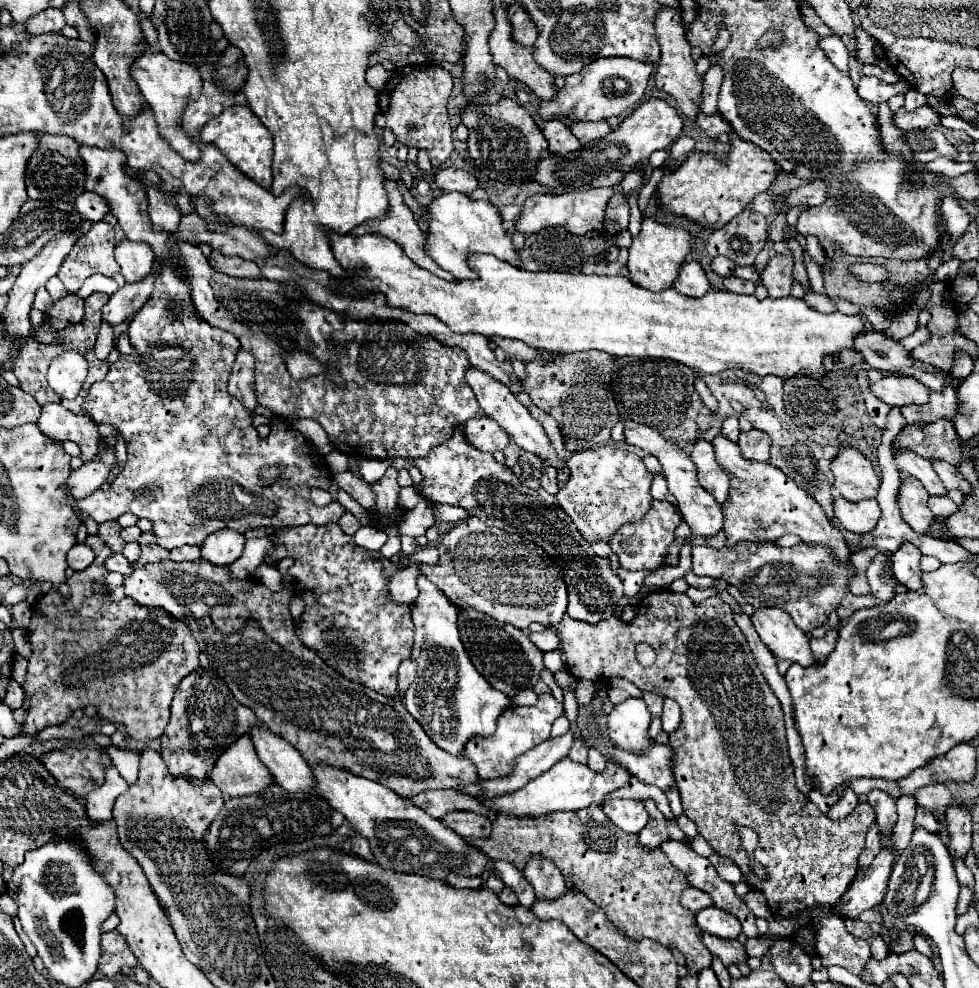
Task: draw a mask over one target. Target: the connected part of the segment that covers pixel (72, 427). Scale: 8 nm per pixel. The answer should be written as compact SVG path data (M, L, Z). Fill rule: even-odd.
M59 403L43 405L37 421L39 429L57 441L75 441L81 447L83 457L89 461L97 453L97 425L87 415L75 415Z

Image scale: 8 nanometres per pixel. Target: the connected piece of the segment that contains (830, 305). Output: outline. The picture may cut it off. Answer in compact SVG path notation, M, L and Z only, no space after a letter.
M807 289L807 291L805 291L803 301L805 301L805 303L809 303L813 309L817 309L817 311L821 311L821 313L833 313L833 311L837 311L835 303L833 303L827 295L815 293L813 289Z

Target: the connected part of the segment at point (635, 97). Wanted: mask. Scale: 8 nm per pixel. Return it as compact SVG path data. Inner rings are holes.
M605 57L595 59L585 65L577 75L565 77L565 87L557 91L557 95L549 101L541 99L535 111L539 123L549 119L571 119L571 121L603 121L615 115L621 115L631 105L635 105L647 87L647 81L653 73L651 63L641 63L625 57Z

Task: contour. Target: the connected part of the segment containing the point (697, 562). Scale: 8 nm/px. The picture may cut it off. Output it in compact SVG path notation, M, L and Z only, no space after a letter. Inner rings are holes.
M737 543L737 547L721 547L721 549L715 549L711 545L701 545L701 547L693 547L691 551L691 557L693 557L693 573L695 575L709 575L713 579L723 579L731 585L735 585L745 601L749 605L753 605L755 609L757 607L779 607L783 611L787 611L791 615L791 619L795 621L795 625L809 633L811 629L823 625L829 617L829 613L833 609L837 609L839 601L843 599L843 595L849 591L847 585L849 585L849 579L853 577L855 569L853 567L841 567L841 563L837 563L831 555L829 549L817 545L817 547L811 547L811 545L805 545L805 543L799 543L797 547L777 547L775 543Z

